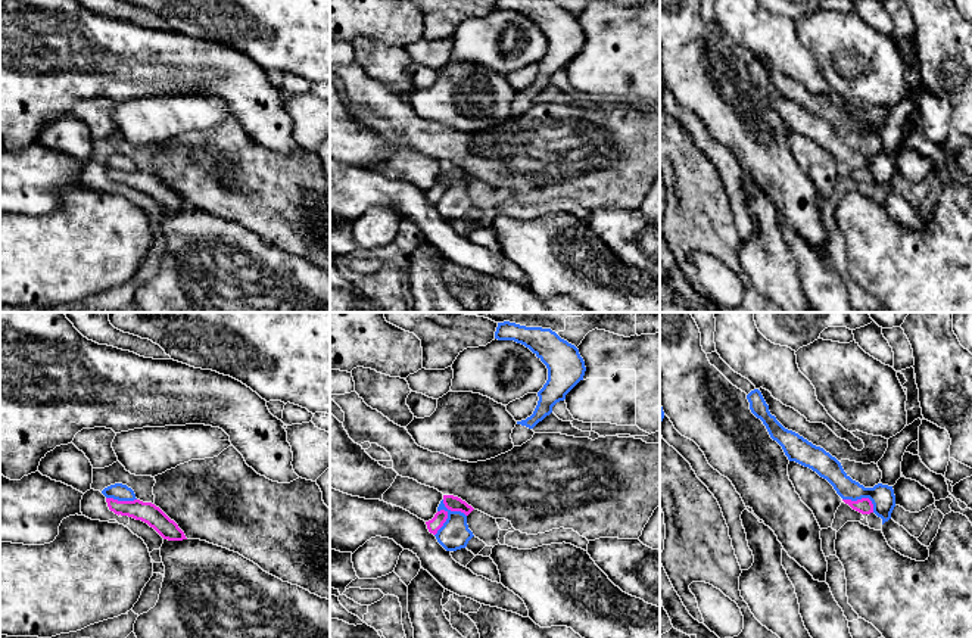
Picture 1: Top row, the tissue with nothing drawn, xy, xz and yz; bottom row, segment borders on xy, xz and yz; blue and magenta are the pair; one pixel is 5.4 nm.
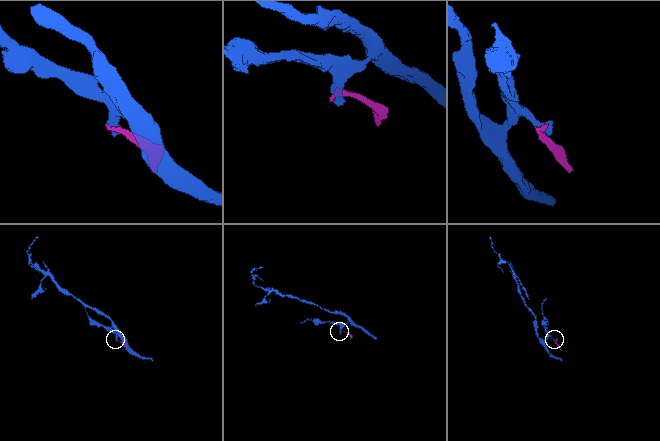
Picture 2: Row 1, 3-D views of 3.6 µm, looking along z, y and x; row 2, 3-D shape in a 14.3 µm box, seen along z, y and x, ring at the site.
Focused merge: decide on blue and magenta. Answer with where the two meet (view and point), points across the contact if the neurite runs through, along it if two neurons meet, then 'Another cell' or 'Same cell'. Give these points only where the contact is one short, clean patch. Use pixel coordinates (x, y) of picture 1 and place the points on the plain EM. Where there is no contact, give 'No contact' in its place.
Touches blue at xz (448, 184). Boundary: xz (466, 184), (449, 180), (446, 190), (435, 205). Another cell

